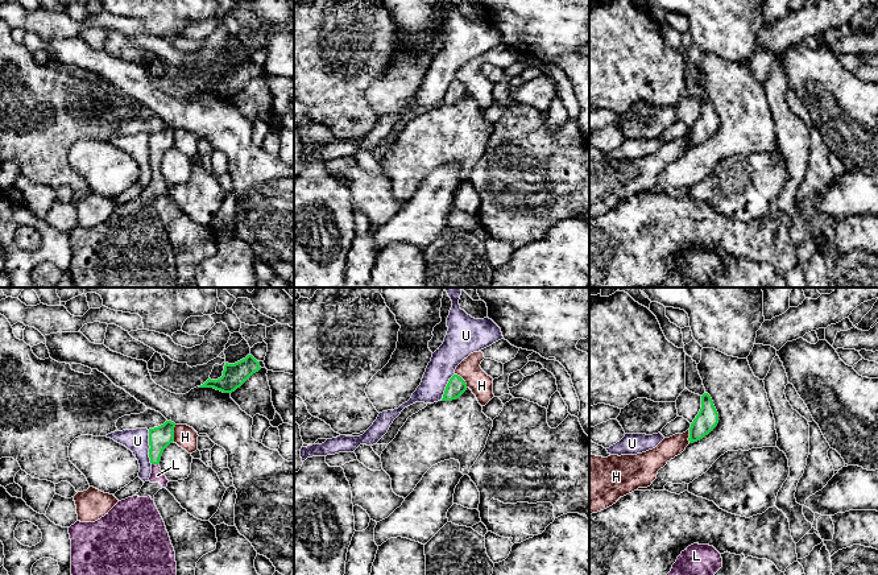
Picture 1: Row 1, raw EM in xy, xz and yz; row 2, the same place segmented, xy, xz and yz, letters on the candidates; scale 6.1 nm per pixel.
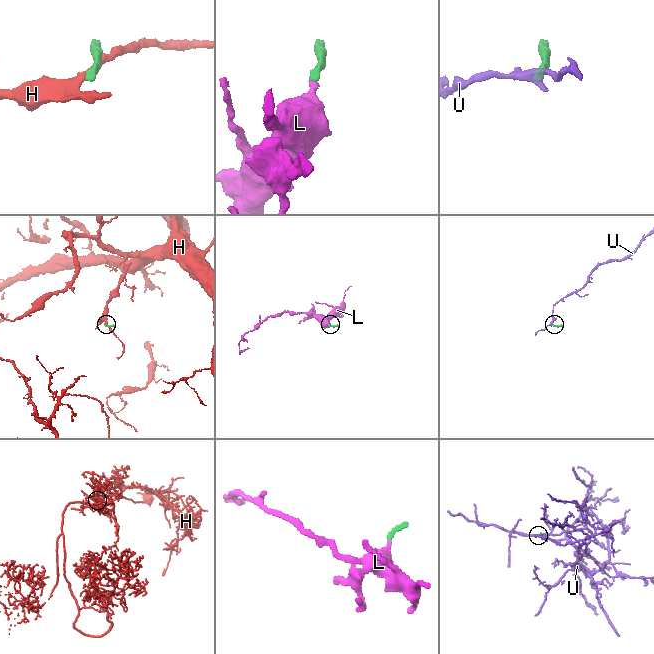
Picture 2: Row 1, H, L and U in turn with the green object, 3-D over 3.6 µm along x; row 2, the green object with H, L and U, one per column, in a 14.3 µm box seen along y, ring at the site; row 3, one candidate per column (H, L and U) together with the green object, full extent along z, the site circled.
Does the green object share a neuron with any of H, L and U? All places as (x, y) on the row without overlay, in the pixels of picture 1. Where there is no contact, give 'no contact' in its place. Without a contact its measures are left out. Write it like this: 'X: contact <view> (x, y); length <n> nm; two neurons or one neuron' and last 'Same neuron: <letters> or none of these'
H: contact xy (173, 137); length 110 nm; two neurons
L: contact xy (156, 168); length 50 nm; one neuron
U: contact xy (150, 152); length 200 nm; two neurons
Same neuron: L

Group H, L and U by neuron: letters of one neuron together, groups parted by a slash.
H / L / U

